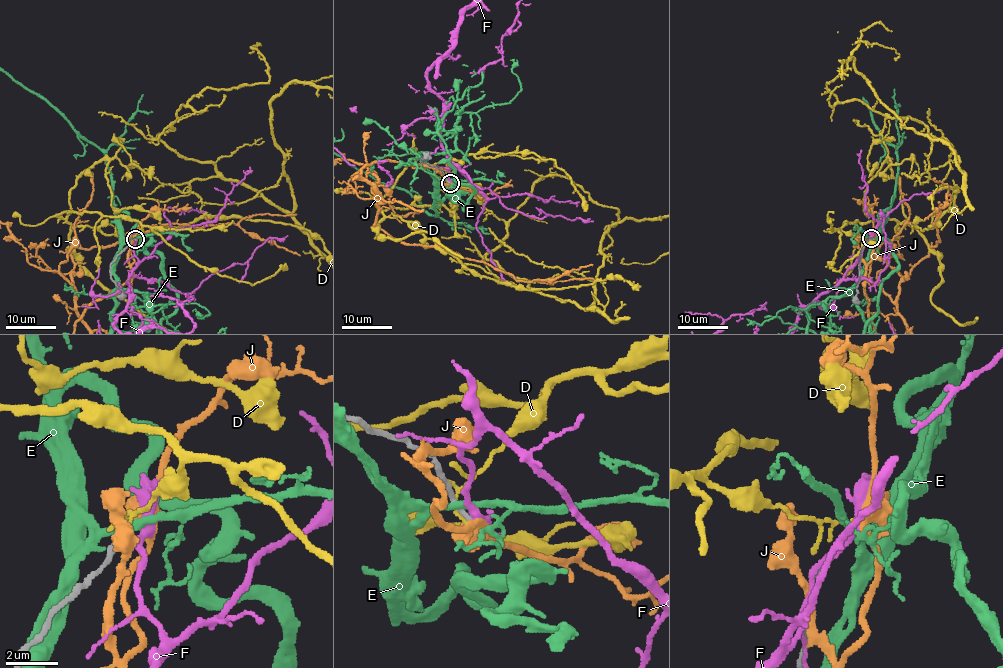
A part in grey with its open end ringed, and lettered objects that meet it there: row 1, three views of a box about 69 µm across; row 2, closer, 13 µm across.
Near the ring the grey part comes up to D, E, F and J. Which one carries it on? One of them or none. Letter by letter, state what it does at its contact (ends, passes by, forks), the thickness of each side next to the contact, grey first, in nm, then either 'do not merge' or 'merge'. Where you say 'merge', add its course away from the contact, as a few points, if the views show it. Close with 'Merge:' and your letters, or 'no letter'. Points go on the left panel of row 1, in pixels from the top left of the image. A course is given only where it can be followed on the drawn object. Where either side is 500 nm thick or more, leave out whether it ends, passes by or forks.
D: it ends | 240/170 nm | do not merge
E: it passes by | 240/280 nm | do not merge
F: it passes by | 190/360 nm | do not merge
J: it passes by | 180/380 nm | do not merge
Merge: no letter

